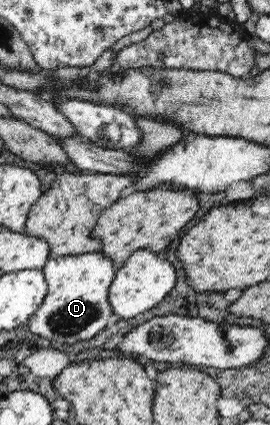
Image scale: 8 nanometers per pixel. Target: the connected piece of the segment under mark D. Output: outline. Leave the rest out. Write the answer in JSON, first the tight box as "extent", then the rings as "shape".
{"extent":[25,252,116,344],"shape":[[[101,252],[49,259],[41,269],[48,284],[42,305],[31,315],[25,329],[58,344],[84,343],[100,333],[112,315],[108,302],[108,287],[116,275],[116,266]]]}

